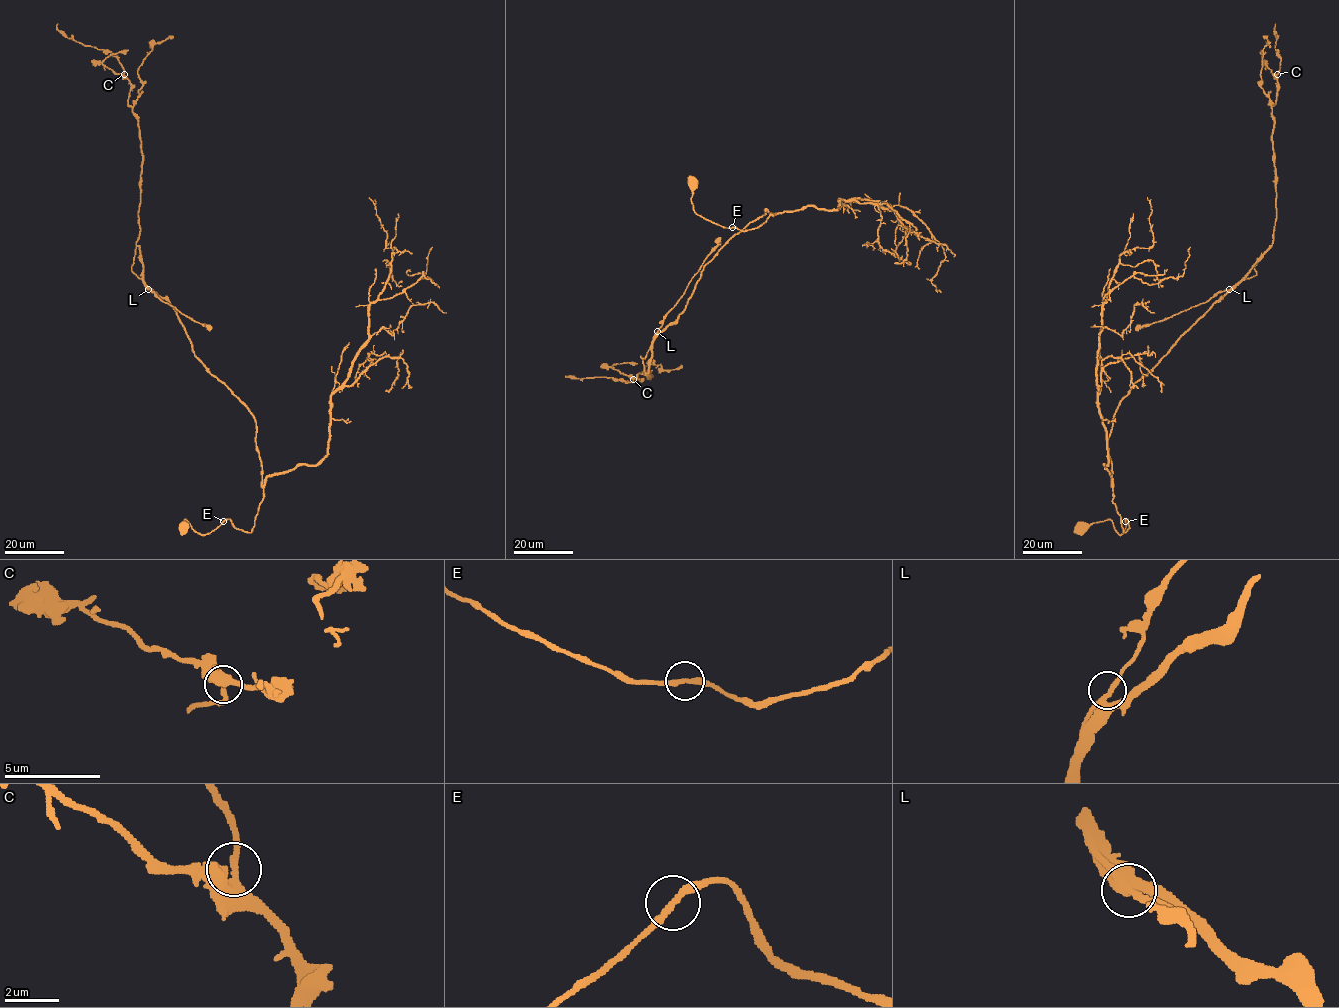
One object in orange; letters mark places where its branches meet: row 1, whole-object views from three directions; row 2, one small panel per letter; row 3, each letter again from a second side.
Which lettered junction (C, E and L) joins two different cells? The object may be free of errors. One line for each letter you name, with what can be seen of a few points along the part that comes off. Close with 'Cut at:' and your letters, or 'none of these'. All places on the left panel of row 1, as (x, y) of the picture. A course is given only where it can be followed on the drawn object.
Cut at: none of these

